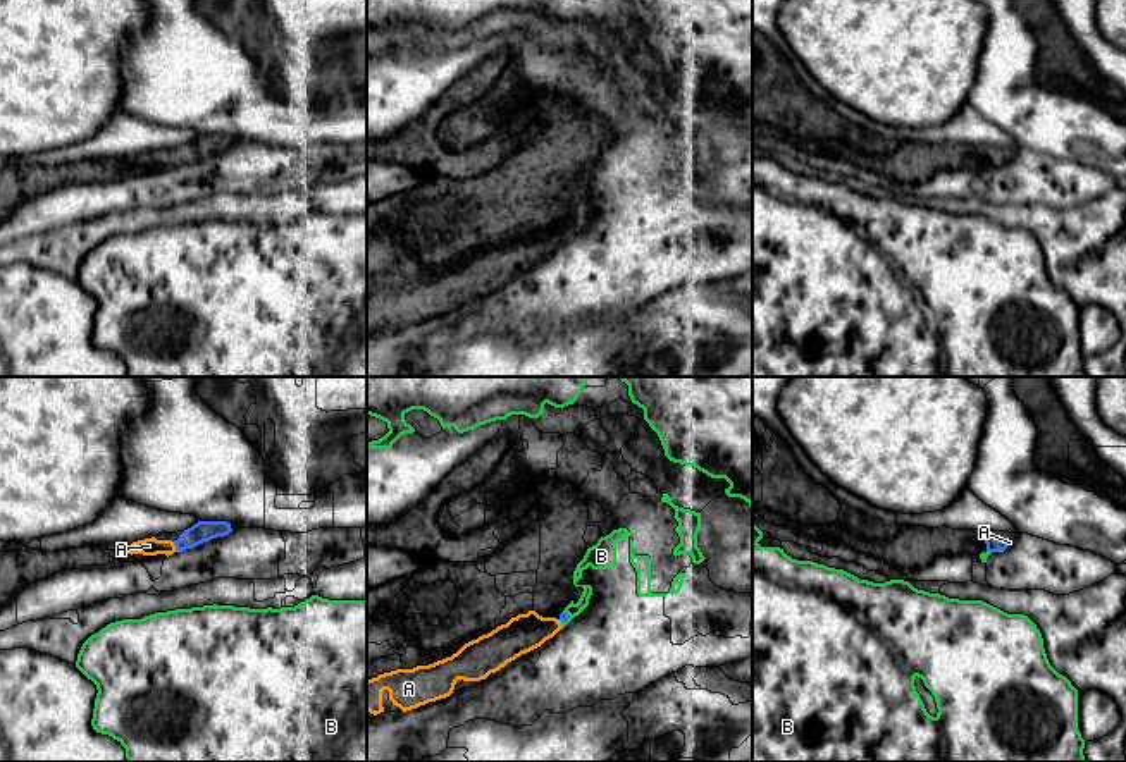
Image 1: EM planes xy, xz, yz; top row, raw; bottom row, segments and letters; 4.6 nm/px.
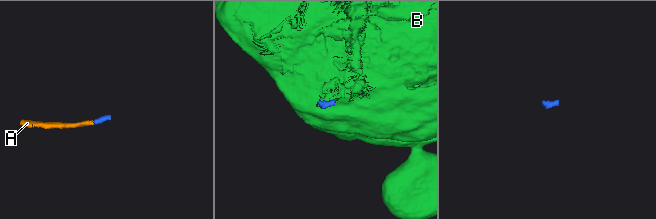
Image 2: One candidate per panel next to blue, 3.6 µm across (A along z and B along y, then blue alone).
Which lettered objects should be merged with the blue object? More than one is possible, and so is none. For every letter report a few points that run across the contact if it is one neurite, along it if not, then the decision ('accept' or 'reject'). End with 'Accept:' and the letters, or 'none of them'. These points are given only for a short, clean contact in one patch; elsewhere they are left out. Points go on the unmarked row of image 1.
A: line xy (202, 147), (174, 159), (148, 160); accept
B: line xz (563, 226), (569, 231), (565, 238); reject
Accept: A

